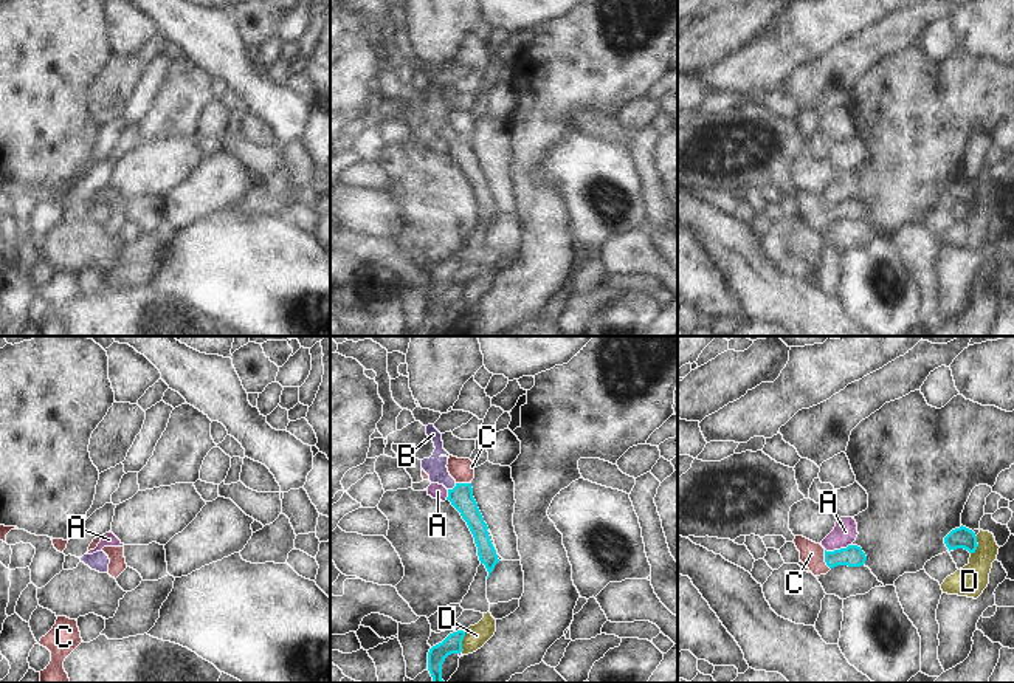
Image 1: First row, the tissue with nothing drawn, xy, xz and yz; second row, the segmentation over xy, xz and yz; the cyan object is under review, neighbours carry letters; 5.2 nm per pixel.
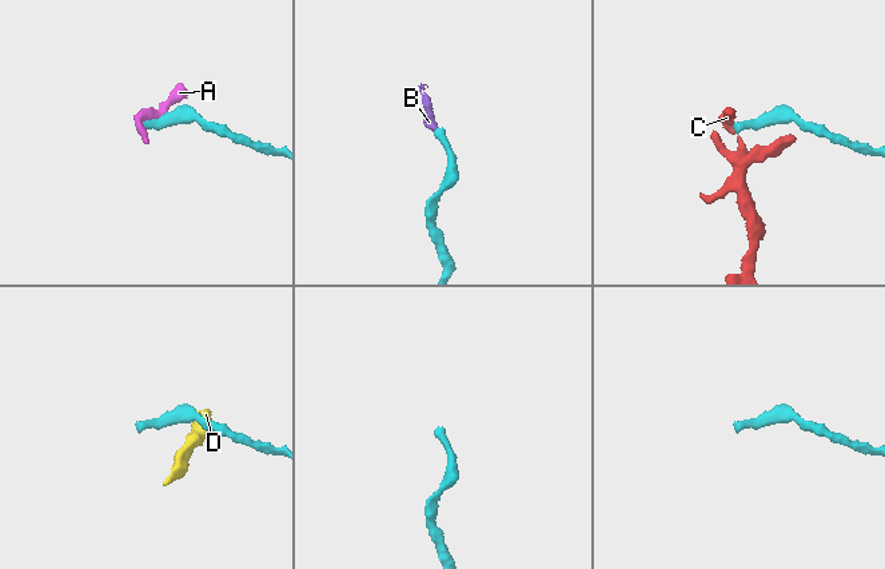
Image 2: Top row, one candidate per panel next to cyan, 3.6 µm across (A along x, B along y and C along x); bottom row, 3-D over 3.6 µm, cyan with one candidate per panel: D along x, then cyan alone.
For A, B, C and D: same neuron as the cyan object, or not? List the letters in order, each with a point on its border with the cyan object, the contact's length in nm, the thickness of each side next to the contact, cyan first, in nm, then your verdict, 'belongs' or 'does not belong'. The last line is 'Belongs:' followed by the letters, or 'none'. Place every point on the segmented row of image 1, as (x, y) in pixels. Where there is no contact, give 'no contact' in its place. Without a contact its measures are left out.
A: meets cyan in yz at (838, 550); contact 150 nm long; 110 nm thick on the cyan side, 130 nm on the other; does not belong
B: meets cyan in xz at (453, 488); contact 60 nm long; 120 nm thick on the cyan side, 110 nm on the other; belongs
C: meets cyan in yz at (825, 559); contact 110 nm long; 110 nm thick on the cyan side, 120 nm on the other; does not belong
D: meets cyan in xz at (461, 641); contact 110 nm long; 100 nm thick on the cyan side, 120 nm on the other; does not belong
Belongs: B

